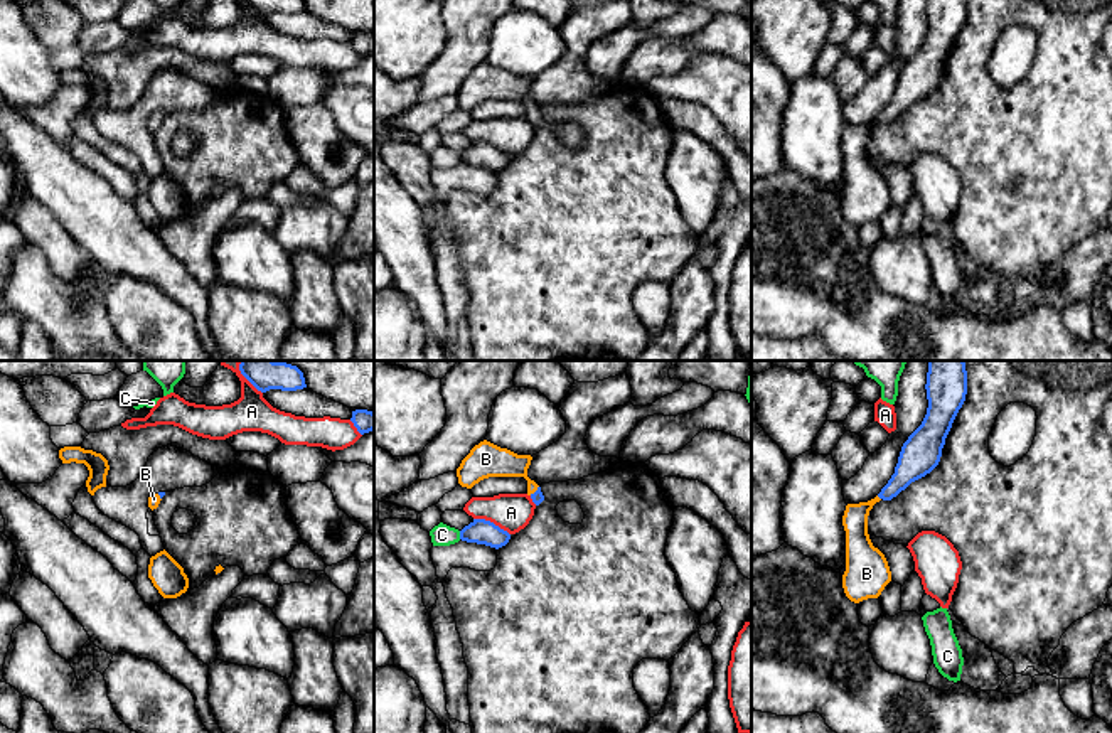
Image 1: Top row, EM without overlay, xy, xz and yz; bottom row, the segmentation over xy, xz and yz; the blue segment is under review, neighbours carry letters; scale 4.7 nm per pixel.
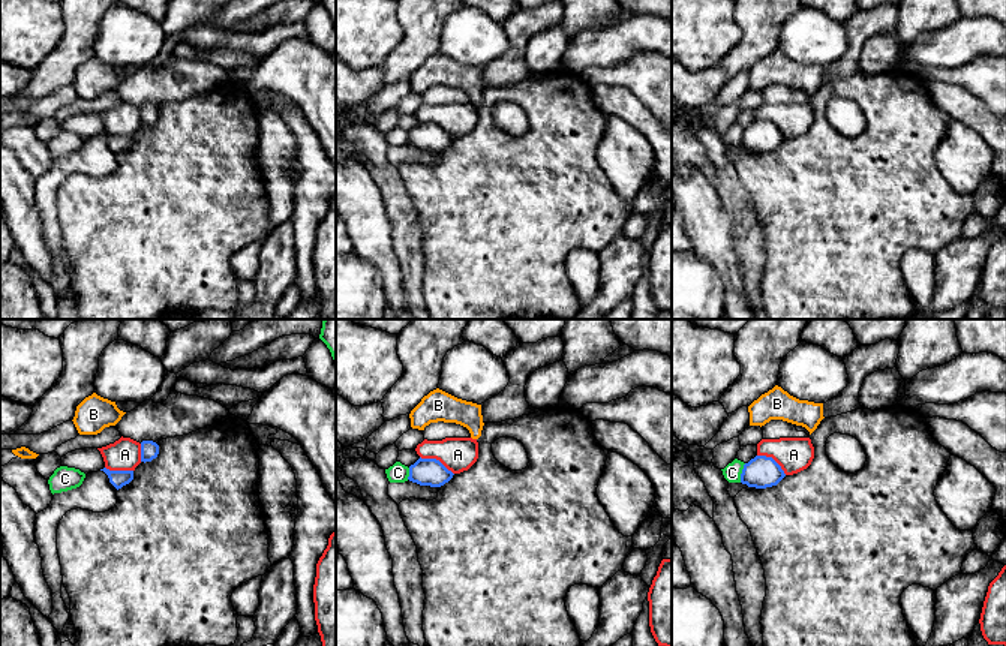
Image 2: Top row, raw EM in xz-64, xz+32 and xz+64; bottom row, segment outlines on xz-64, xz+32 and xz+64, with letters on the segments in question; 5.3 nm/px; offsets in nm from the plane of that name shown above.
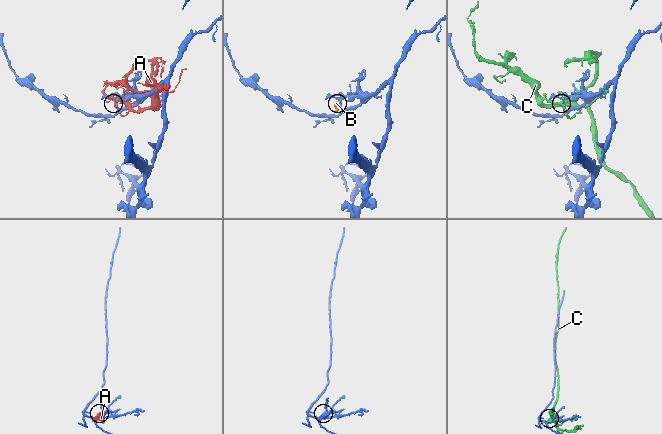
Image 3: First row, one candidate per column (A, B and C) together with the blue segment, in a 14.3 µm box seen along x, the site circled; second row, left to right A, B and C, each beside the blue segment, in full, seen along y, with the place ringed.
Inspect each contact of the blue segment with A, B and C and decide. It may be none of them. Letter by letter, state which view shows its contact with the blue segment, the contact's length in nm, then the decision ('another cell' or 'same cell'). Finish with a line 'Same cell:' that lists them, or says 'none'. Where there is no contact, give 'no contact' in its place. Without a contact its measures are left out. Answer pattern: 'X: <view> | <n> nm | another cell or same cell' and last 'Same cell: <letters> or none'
A: xz | 190 nm | another cell
B: xz | 60 nm | same cell
C: xz | 40 nm | another cell
Same cell: B

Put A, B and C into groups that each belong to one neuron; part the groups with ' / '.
A / B / C

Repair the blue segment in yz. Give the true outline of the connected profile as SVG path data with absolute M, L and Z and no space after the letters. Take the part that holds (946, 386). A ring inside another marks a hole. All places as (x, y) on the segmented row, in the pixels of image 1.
M928 361L928 408L922 425L903 443L895 474L881 492L859 504L847 504L842 526L846 531L846 571L842 588L846 597L859 603L878 598L891 581L885 554L873 546L868 534L868 516L876 502L891 500L912 482L930 474L940 462L945 438L967 394L964 361Z

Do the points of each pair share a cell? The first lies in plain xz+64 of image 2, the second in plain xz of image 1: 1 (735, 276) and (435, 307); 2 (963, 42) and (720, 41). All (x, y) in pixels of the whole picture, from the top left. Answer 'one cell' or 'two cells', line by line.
1: one cell
2: one cell

